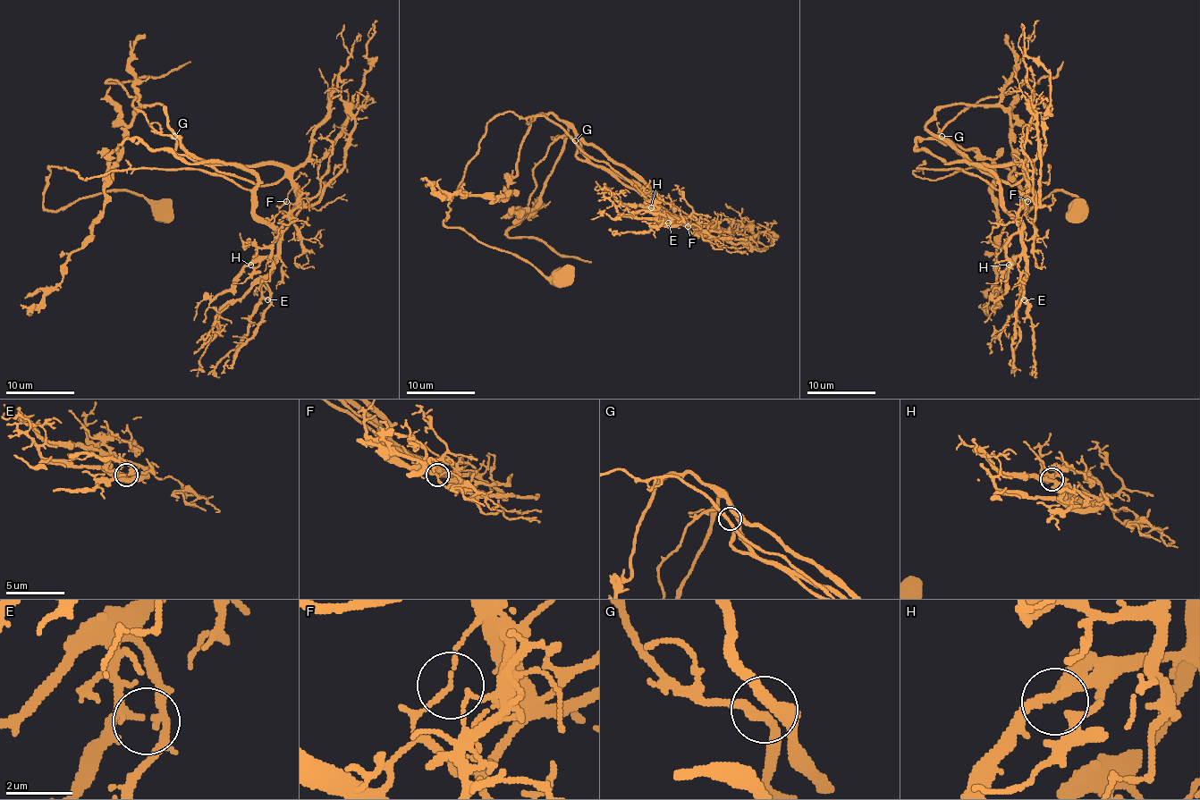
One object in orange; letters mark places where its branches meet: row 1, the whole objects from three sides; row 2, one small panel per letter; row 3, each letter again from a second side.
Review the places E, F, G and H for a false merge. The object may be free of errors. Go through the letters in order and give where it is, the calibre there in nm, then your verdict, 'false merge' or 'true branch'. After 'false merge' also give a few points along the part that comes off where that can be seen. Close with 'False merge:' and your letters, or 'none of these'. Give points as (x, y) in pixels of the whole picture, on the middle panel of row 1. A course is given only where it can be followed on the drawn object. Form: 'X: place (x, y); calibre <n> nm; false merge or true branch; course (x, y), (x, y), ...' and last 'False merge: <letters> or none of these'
E: place (668, 223); calibre 150 nm; true branch
F: place (688, 226); calibre 130 nm; false merge; course (687, 226), (560, 135), (534, 168), (528, 211), (508, 235), (534, 237), (590, 263)
G: place (575, 140); calibre 240 nm; true branch
H: place (651, 207); calibre 320 nm; true branch
False merge: F

